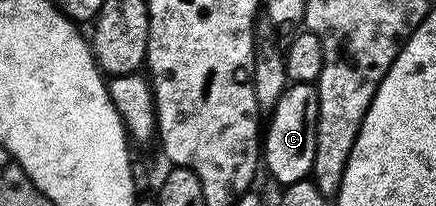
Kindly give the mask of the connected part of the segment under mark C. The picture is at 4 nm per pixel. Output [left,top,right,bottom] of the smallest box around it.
[260,83,320,186]

